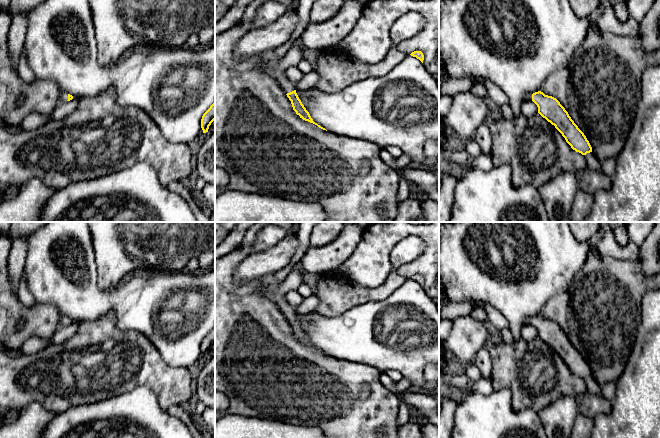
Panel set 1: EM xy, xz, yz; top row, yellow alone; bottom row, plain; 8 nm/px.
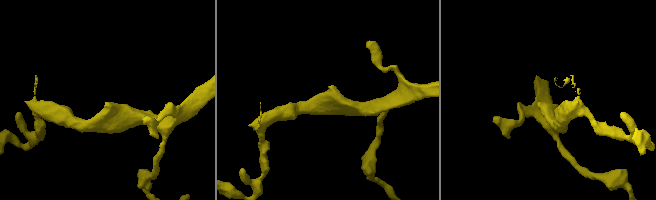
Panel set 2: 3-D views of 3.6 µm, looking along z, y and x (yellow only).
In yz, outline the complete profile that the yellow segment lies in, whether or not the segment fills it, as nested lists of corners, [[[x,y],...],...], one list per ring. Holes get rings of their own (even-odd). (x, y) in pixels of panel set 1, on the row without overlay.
[[[538,315],[526,318],[523,324],[532,324],[538,331],[538,337],[555,350],[573,374],[582,379],[592,376],[586,360],[556,322]]]

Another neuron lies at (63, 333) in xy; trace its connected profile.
[[[74,321],[67,326],[59,326],[55,333],[49,338],[51,345],[61,344],[71,339],[79,329],[81,322]]]

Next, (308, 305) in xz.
[[[315,294],[304,298],[301,304],[295,309],[296,314],[307,314],[313,312],[319,305],[319,299]]]

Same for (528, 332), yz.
[[[523,324],[521,327],[521,336],[529,342],[538,337],[538,331],[532,324]]]

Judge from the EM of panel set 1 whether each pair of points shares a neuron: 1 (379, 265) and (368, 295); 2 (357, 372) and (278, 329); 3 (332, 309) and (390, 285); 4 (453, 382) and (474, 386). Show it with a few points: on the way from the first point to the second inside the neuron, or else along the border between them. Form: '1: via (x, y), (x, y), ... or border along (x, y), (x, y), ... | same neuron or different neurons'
1: border along (390, 274), (374, 287), (364, 287), (349, 279) | different neurons
2: via (337, 372), (325, 371), (297, 349) | same neuron
3: via (346, 295), (376, 294) | same neuron
4: via (458, 382), (469, 385) | same neuron

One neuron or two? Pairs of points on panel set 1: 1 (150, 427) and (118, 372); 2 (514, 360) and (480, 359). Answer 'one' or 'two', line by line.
1: two
2: two

